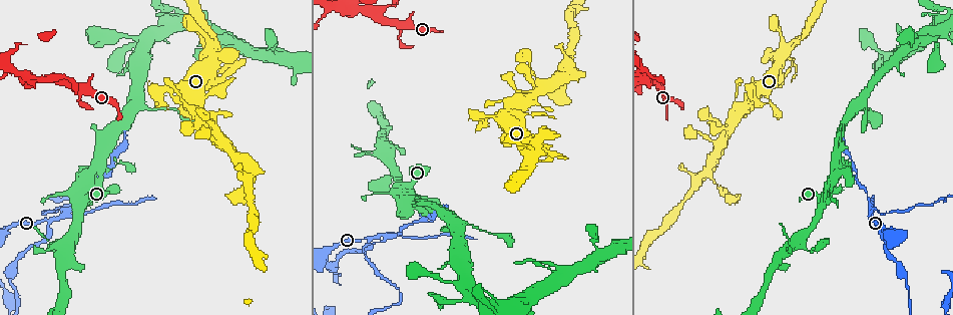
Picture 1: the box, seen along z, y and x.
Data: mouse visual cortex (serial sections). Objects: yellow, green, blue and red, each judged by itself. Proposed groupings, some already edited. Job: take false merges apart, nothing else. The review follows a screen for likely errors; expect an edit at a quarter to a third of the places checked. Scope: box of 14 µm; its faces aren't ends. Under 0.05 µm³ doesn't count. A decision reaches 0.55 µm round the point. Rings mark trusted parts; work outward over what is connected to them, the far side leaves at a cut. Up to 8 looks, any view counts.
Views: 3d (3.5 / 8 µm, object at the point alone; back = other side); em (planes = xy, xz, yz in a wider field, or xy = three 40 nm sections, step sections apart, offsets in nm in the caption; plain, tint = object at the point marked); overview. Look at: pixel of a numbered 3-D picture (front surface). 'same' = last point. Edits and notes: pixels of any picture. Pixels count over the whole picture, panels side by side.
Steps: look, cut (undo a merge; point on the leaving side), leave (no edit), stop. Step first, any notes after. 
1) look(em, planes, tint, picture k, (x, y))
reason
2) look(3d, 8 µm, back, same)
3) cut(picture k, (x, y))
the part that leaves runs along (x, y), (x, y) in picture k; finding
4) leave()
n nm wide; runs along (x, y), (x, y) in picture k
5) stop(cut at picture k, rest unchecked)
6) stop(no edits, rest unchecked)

look(3d, 8 µm, picture 1, (870, 214))
two arms at a narrow angle

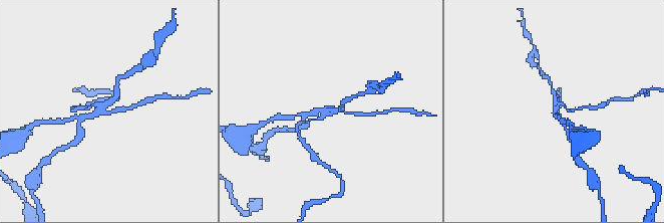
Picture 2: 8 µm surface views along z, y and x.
look(3d, 3.5 µm, picture 2, (326, 109))

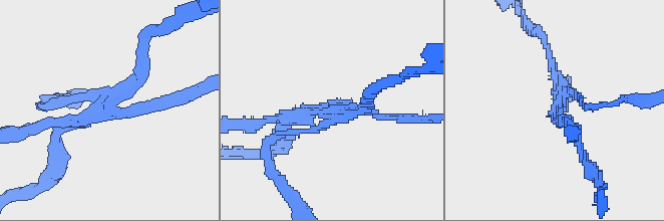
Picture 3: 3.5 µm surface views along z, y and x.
look(em, xy, step 3, tint, picture 3, (559, 106))
4 arms; arms of 100, 150, 150, 200 nm; need the tissue

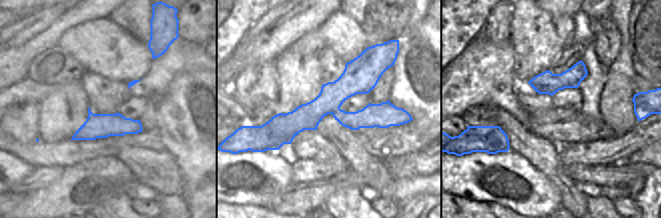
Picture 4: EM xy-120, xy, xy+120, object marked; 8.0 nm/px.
leave()
runs along (43, 126), (95, 114), (141, 58) in picture 3; continuous, no second cell

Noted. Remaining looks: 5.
look(em, xy, step 1, tint, picture 1, (823, 198))
thin arm on a thick one

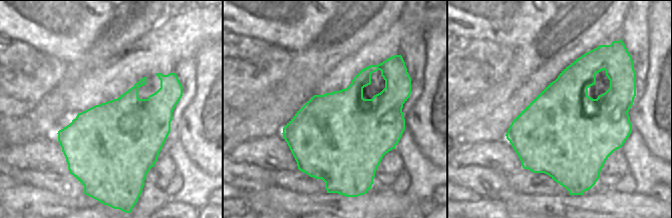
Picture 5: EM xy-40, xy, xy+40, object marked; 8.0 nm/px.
look(3d, 3.5 µm, same)

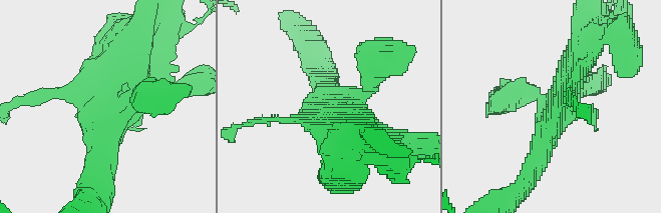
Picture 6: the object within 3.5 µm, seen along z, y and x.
leave()
one cell here

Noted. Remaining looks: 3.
look(3d, 3.5 µm, back, picture 1, (814, 249))

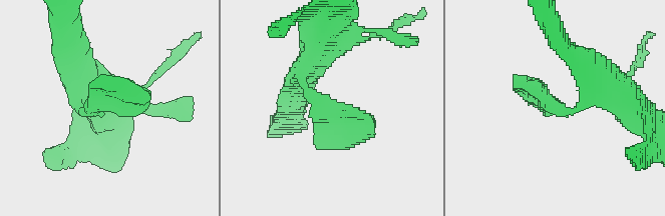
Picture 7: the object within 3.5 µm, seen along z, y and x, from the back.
look(em, xy, step 1, tint, picture 7, (328, 114))
now the EM

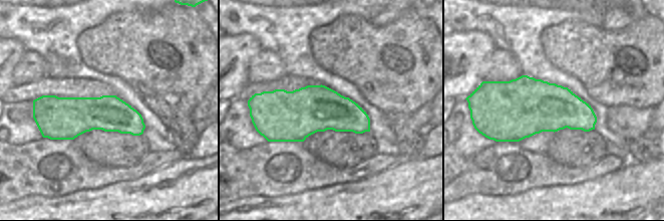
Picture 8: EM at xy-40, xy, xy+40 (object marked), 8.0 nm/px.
look(em, xy, step 5, tint, same)
another direction

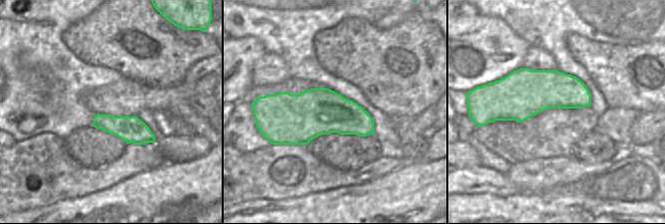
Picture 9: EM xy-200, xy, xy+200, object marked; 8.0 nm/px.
leave()
runs along (308, 67), (317, 106), (372, 134) in picture 7; all the same cell

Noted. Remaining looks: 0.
stop(no edits, rest unchecked)

